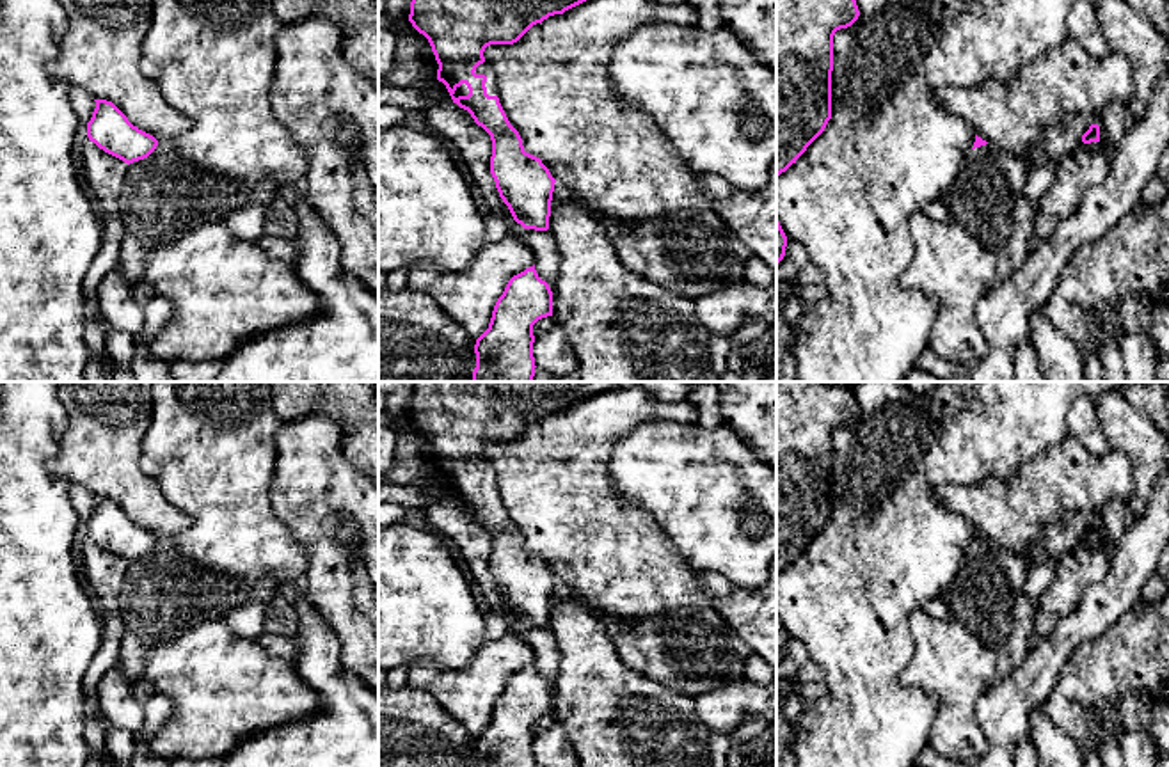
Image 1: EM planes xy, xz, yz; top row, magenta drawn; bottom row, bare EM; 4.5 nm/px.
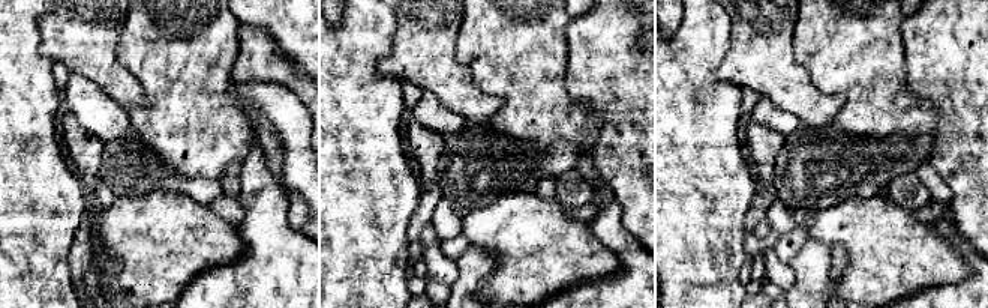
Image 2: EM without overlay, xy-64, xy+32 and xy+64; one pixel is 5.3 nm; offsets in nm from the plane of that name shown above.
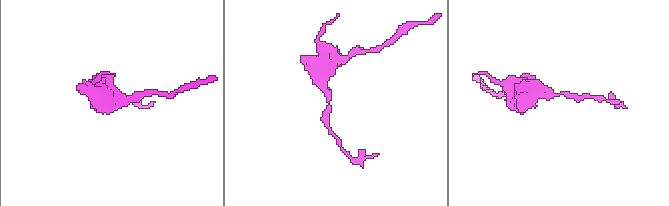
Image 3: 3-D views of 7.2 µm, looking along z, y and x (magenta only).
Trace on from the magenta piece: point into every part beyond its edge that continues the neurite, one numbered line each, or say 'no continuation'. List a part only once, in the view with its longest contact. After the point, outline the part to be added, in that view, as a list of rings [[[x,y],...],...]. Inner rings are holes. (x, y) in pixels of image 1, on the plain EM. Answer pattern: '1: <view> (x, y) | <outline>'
1: xz (485, 466) | [[[483,460],[476,465],[474,469],[476,472],[485,472],[487,474],[487,479],[485,479],[485,485],[487,485],[487,492],[489,494],[497,494],[497,486],[496,486],[496,470],[492,467],[492,463],[489,460]]]

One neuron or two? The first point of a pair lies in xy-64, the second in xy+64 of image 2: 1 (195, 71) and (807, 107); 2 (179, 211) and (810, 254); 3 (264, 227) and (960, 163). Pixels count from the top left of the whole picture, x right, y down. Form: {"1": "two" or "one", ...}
{"1": "two", "2": "two", "3": "two"}

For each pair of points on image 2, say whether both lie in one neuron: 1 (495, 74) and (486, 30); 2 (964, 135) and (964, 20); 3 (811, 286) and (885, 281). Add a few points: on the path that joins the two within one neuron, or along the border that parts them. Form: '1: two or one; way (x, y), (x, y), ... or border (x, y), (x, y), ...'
1: one; way (495, 63), (495, 41)
2: one; way (964, 107), (964, 48)
3: two; border (828, 280), (829, 292)

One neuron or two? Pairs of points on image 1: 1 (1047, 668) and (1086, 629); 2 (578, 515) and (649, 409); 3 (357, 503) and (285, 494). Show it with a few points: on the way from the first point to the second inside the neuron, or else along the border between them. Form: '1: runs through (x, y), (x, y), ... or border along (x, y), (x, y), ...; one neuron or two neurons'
1: runs through (1052, 657), (1075, 634); one neuron
2: runs through (578, 483), (578, 460), (617, 421); one neuron
3: runs through (340, 494), (302, 494); one neuron

